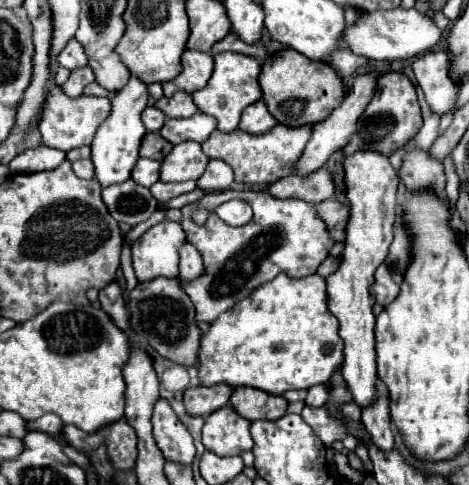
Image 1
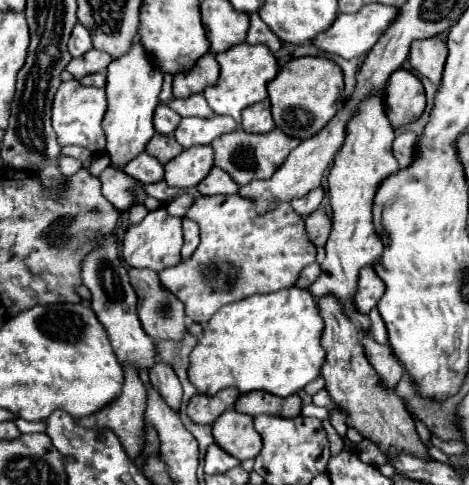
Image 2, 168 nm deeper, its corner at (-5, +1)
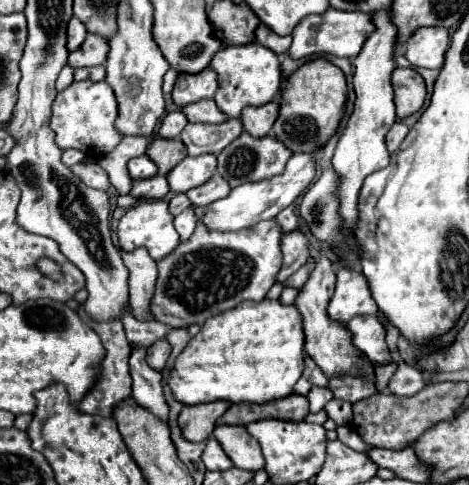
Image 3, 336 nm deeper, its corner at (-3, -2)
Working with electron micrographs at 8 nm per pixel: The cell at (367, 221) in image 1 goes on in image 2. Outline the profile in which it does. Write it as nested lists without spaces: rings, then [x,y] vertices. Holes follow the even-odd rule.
[[[382,92],[370,94],[364,102],[356,106],[356,114],[348,120],[344,144],[336,152],[332,168],[328,172],[332,232],[326,242],[326,258],[320,266],[322,272],[316,278],[316,282],[308,288],[308,292],[312,296],[334,294],[336,298],[340,298],[346,308],[346,314],[358,324],[360,330],[364,330],[364,326],[370,326],[370,318],[366,314],[356,312],[356,308],[352,306],[352,298],[356,292],[360,268],[376,262],[376,256],[380,256],[380,250],[384,250],[382,248],[384,244],[380,242],[380,236],[376,234],[372,224],[372,200],[378,190],[378,184],[400,168],[392,154],[394,136],[396,136],[396,130],[388,122]]]

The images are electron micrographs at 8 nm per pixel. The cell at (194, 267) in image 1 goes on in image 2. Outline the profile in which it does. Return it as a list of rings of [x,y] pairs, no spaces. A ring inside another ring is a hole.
[[[182,218],[182,232],[184,232],[182,258],[188,258],[188,256],[192,256],[192,252],[198,246],[198,224],[190,218]]]

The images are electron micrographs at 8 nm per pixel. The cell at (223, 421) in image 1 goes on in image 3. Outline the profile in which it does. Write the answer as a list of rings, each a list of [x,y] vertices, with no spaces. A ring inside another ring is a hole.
[[[218,425],[214,429],[214,437],[238,469],[262,469],[262,451],[258,449],[258,441],[254,441],[254,437],[246,433],[246,427]]]

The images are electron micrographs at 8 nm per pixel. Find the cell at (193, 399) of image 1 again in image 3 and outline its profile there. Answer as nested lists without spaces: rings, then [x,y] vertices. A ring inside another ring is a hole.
[[[214,401],[210,405],[184,405],[178,417],[178,425],[188,441],[204,441],[212,435],[218,417],[228,409],[226,401]]]

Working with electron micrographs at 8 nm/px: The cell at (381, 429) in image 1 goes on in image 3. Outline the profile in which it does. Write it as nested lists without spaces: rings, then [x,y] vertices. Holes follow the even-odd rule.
[[[376,315],[366,317],[354,317],[354,321],[346,323],[346,327],[352,333],[354,345],[364,351],[376,365],[388,365],[392,363],[388,345],[386,345],[386,331],[380,325]]]

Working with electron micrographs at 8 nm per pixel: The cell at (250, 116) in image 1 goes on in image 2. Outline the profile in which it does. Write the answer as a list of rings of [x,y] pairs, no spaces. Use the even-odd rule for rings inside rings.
[[[270,100],[252,104],[242,112],[242,128],[246,132],[270,132],[274,126],[276,124],[270,114]]]

